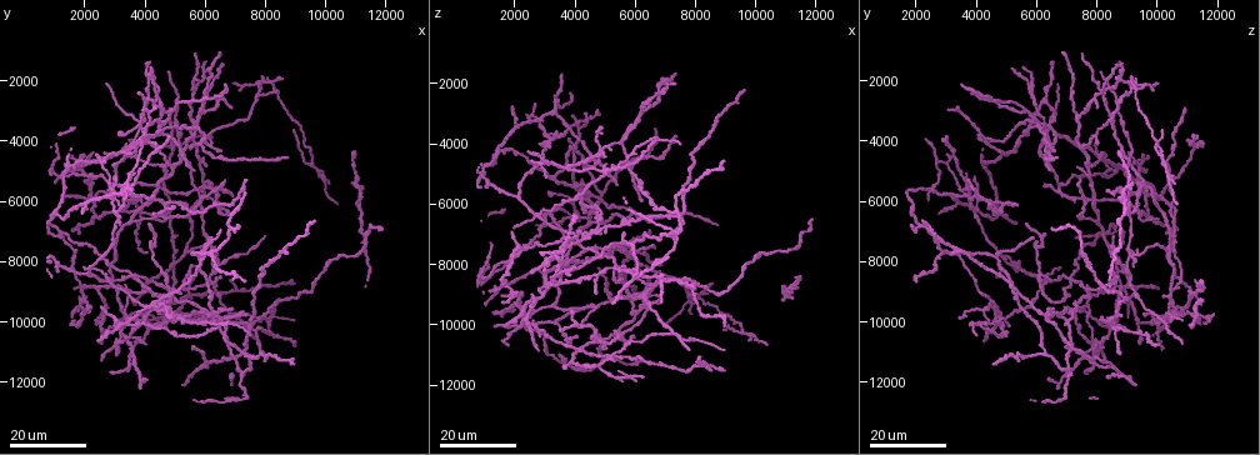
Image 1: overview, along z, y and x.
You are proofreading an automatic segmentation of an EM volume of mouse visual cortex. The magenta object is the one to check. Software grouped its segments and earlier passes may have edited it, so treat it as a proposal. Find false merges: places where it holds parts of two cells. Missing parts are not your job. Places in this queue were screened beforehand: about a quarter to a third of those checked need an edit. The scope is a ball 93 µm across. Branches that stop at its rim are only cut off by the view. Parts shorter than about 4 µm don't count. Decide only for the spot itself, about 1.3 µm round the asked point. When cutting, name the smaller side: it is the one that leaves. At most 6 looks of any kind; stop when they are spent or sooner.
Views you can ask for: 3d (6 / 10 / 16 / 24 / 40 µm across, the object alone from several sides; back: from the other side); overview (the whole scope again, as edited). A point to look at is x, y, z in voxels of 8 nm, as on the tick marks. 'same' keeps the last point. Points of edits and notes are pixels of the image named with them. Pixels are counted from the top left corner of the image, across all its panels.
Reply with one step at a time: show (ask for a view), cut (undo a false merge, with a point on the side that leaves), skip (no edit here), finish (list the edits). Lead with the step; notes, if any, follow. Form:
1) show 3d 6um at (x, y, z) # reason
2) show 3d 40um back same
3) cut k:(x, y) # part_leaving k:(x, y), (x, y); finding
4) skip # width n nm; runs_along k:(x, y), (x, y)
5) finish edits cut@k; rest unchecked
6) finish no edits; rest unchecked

show 3d 16um at (2100, 5500, 9400) # side arm on a straight run

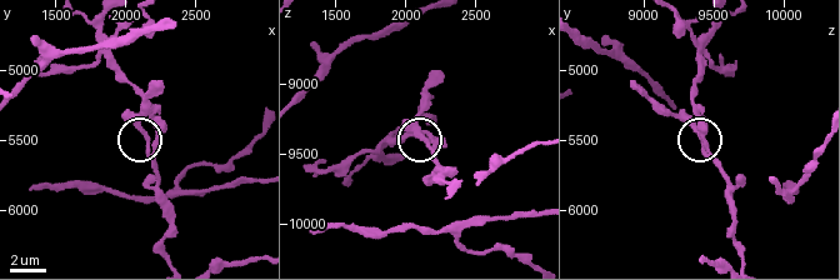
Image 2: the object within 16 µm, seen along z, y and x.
show 3d 6um same

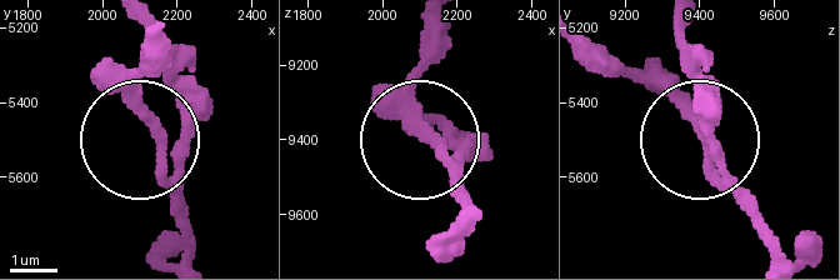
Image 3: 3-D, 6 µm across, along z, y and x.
show 3d 6um back same

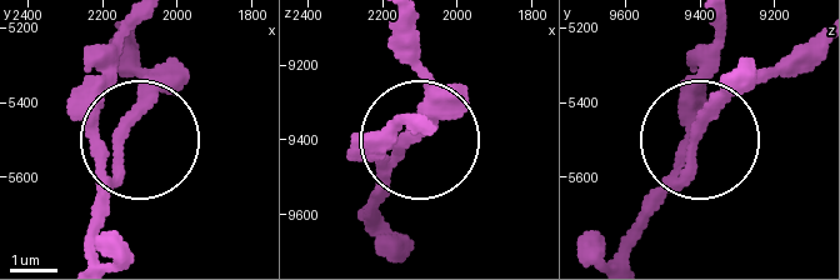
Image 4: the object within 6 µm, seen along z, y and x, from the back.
skip # side_arm 6 um; arms 3; all the same cell

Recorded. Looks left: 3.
show 3d 16um at (3500, 5500, 2500) # small branch off a trunk

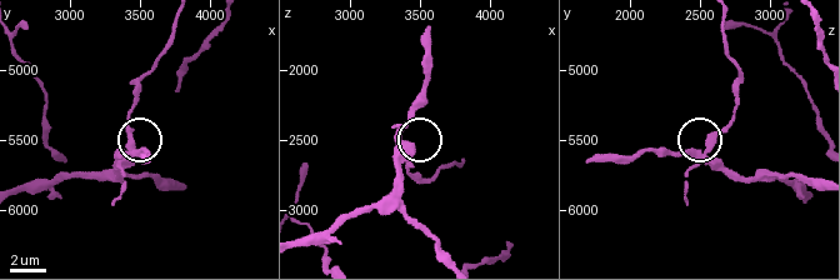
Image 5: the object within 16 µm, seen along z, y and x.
show 3d 6um at (3440, 5580, 2560)

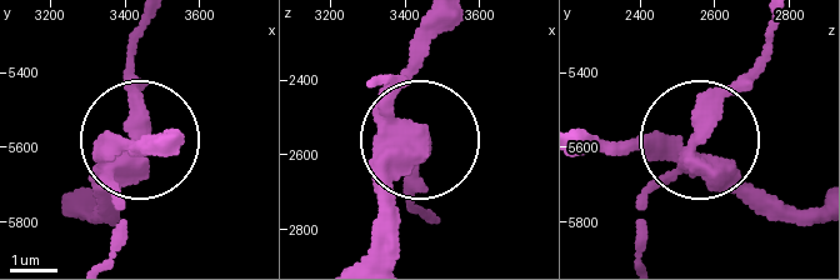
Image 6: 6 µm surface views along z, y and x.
cut 6:(135, 94) # part_leaving 6:(676, 159), (768, 31); a second cell is stuck on

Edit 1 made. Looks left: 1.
finish edits cut@6; rest unchecked

